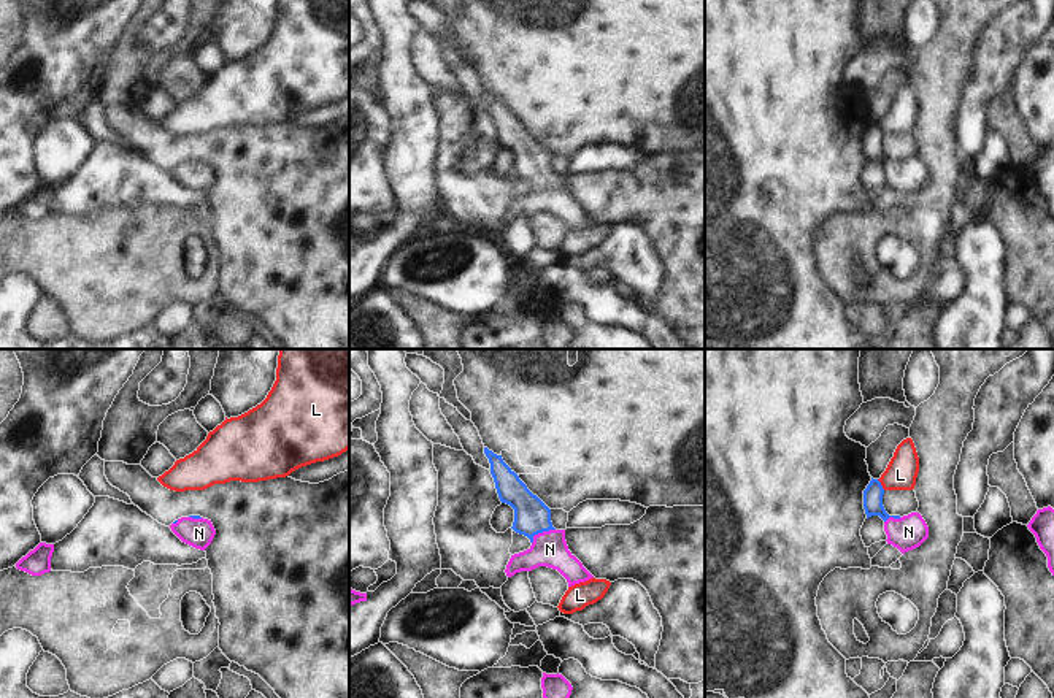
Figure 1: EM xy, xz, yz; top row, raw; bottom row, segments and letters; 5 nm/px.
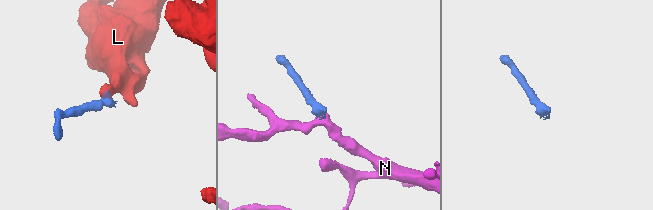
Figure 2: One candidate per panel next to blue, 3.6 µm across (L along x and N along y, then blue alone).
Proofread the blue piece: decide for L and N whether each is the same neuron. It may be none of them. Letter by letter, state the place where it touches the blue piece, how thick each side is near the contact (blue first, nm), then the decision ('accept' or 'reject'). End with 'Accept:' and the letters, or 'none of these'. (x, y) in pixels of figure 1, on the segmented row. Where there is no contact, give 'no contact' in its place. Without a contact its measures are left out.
L: contact yz (880, 484); calibres 100 and 160 nm; reject
N: contact xz (540, 532); calibres 180 and 180 nm; accept
Accept: N

